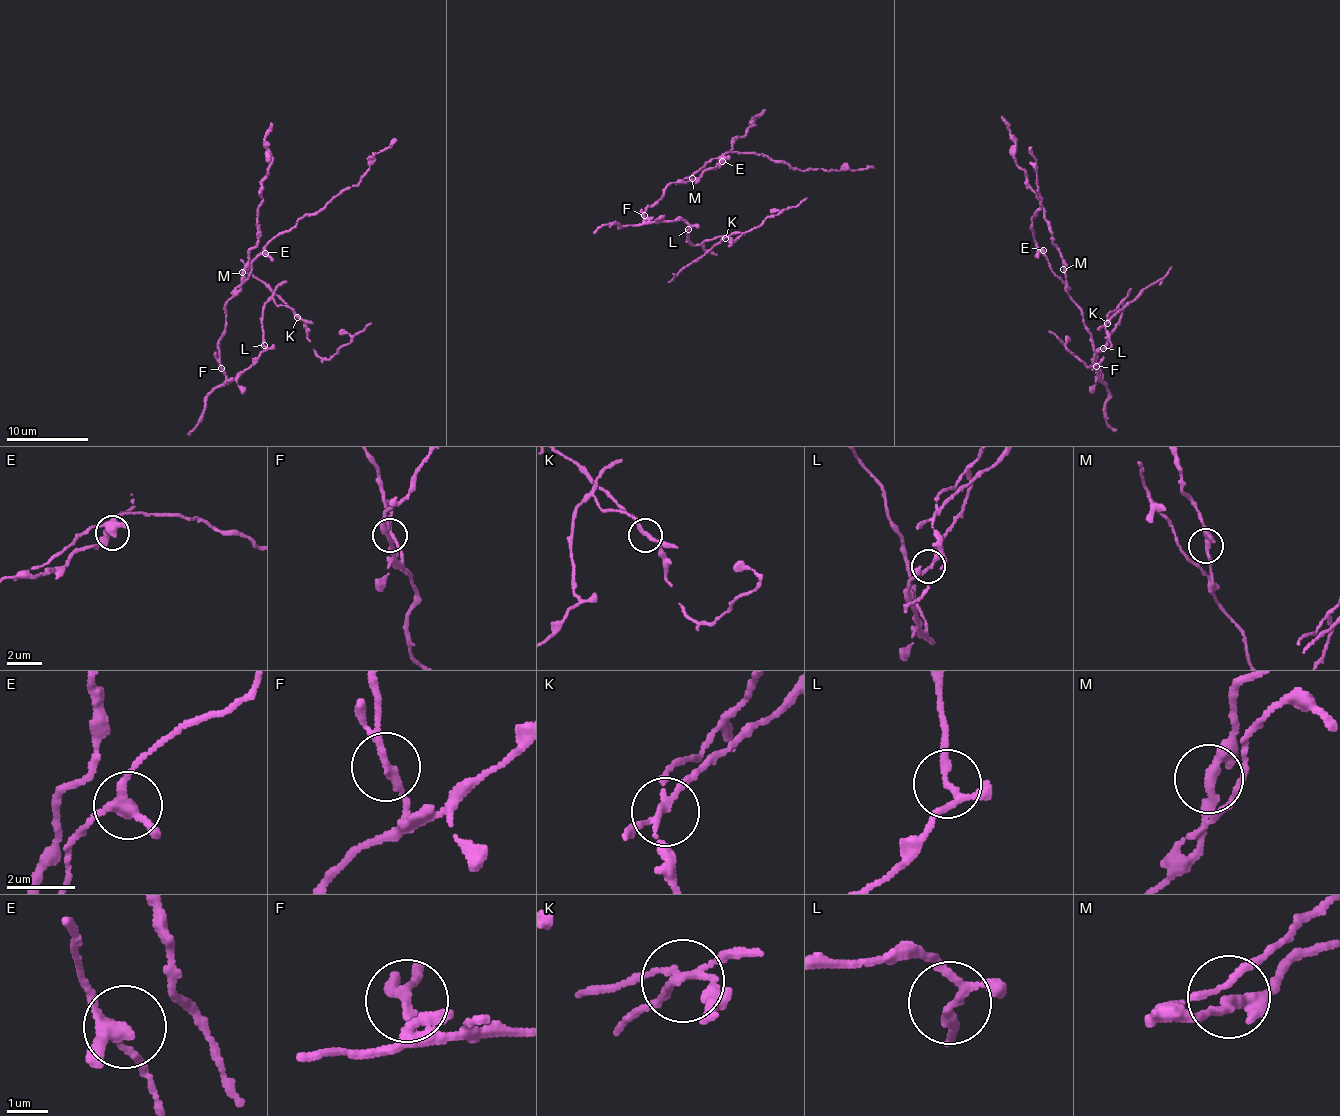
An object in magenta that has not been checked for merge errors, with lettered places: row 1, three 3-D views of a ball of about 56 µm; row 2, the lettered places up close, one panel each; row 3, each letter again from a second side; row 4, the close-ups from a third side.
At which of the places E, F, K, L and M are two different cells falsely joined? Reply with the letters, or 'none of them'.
K

